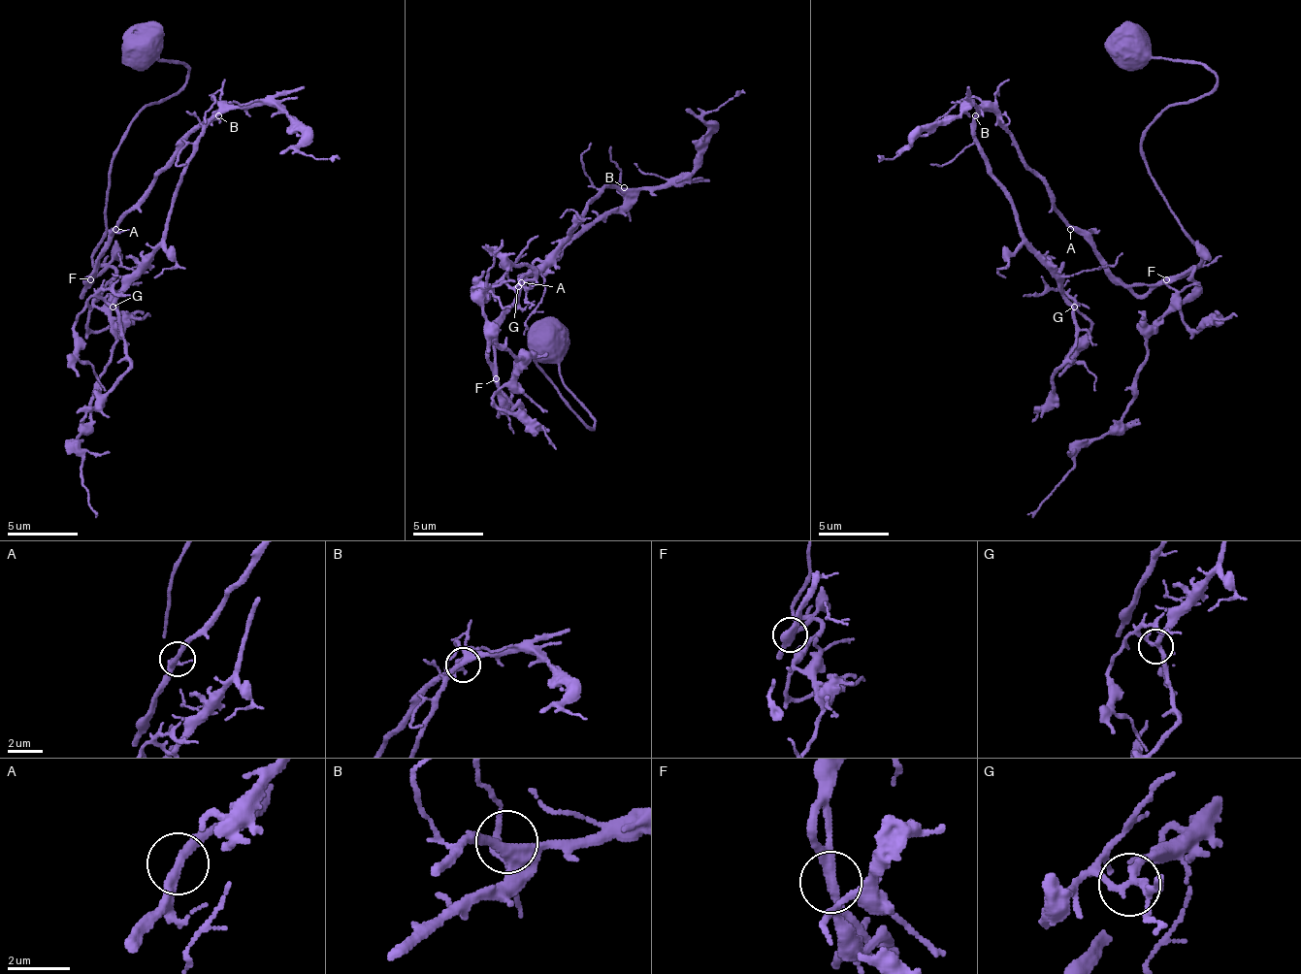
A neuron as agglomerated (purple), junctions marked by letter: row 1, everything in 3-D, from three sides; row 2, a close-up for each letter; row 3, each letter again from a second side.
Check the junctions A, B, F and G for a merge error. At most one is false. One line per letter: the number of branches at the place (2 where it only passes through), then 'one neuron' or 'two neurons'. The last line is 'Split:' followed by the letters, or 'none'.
A: branches 2; one neuron
B: branches 3; one neuron
F: branches 2; one neuron
G: branches 3; one neuron
Split: none

